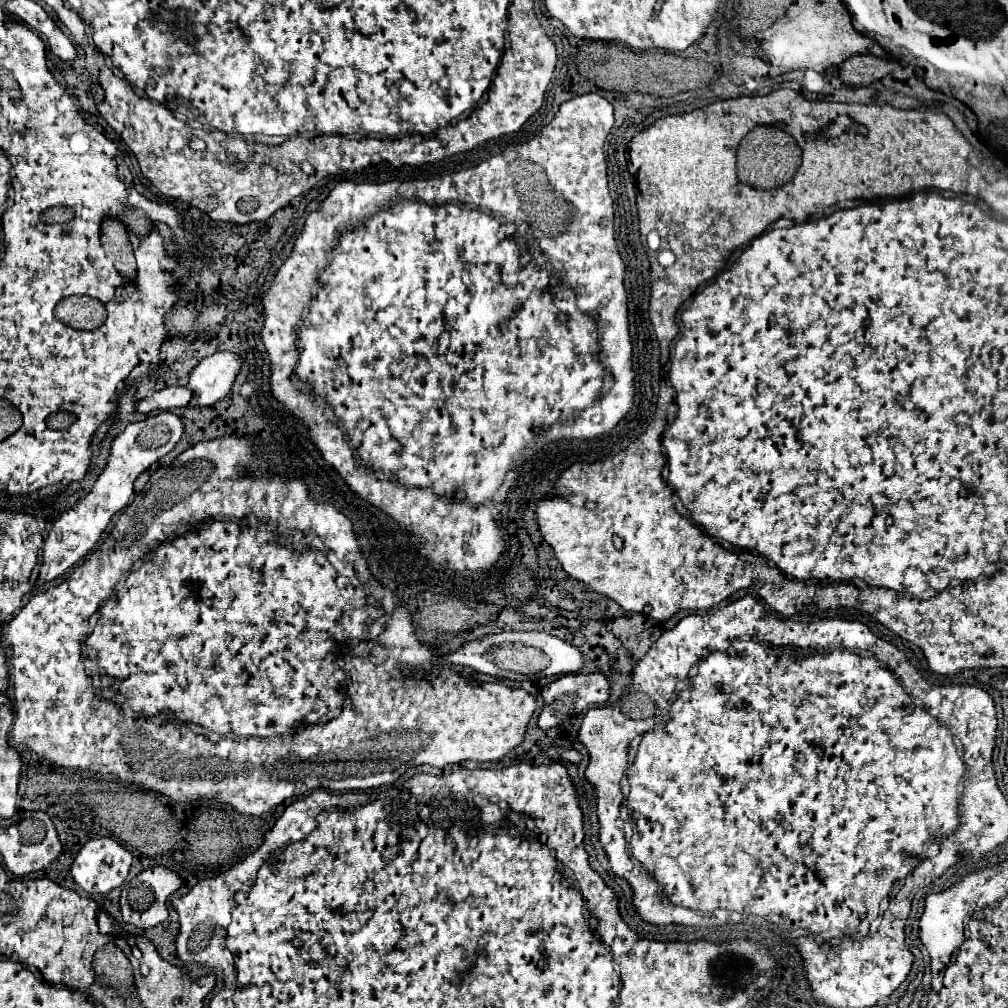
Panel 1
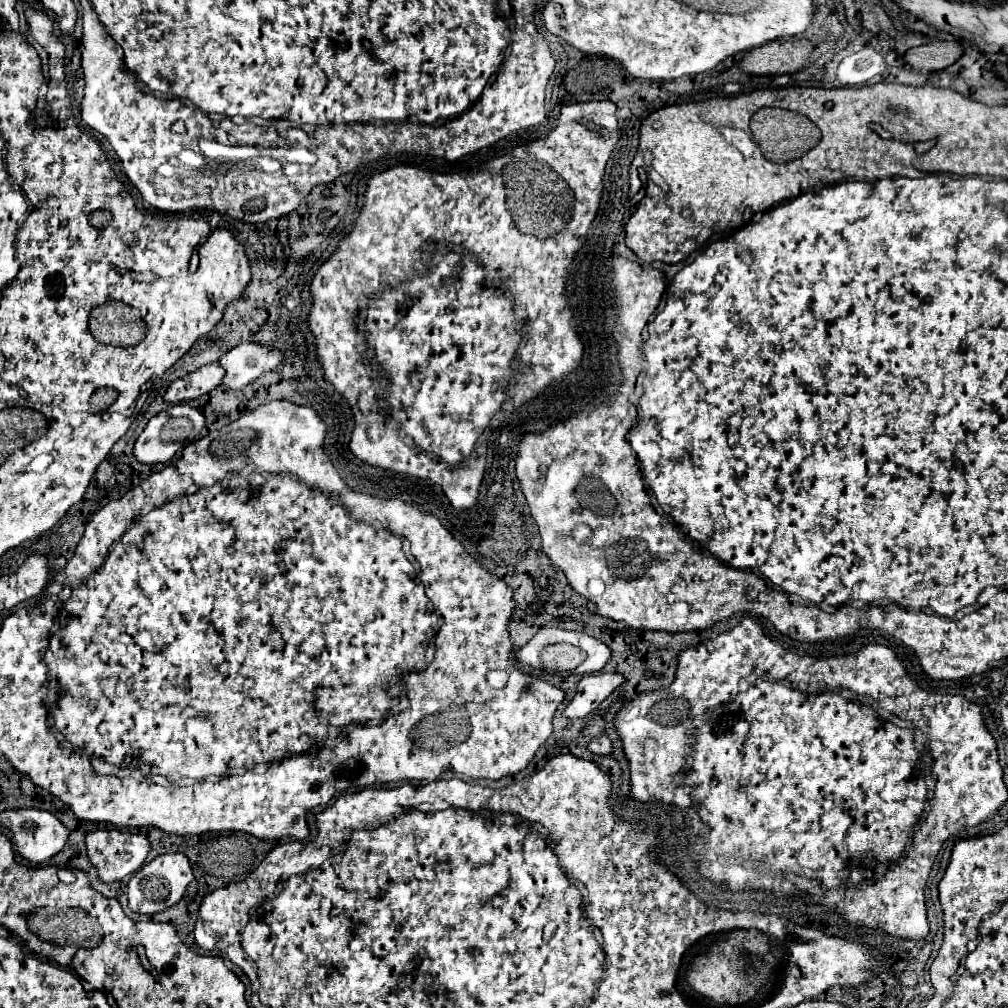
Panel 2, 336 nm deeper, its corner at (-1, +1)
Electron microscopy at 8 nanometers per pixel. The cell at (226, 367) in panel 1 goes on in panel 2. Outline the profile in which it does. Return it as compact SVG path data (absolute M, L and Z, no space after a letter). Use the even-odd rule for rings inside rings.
M244 342L226 352L220 358L220 364L226 370L224 386L240 390L264 372L274 370L284 360L284 354L274 346L262 346L256 342Z

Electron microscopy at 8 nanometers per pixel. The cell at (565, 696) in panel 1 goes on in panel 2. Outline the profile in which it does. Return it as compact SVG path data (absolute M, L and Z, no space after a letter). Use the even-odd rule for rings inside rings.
M618 672L612 674L590 674L584 676L578 682L578 692L572 698L572 702L566 706L564 716L566 718L584 718L590 712L594 712L602 700L606 700L620 684L624 682L624 676Z

